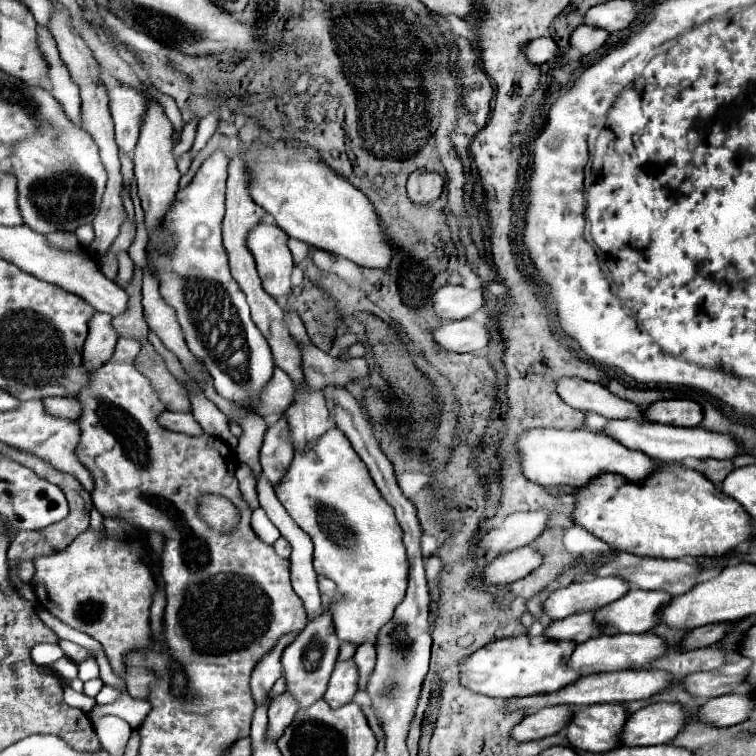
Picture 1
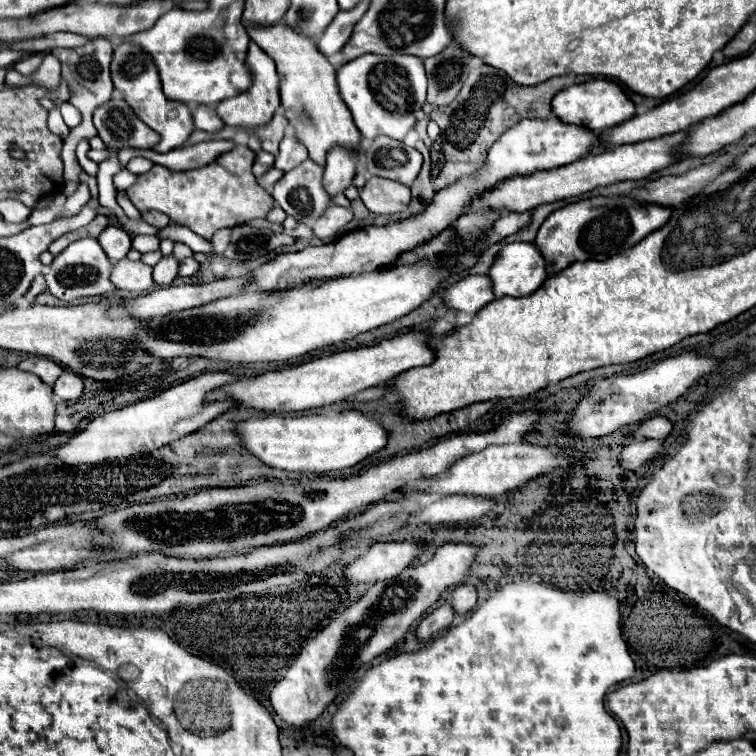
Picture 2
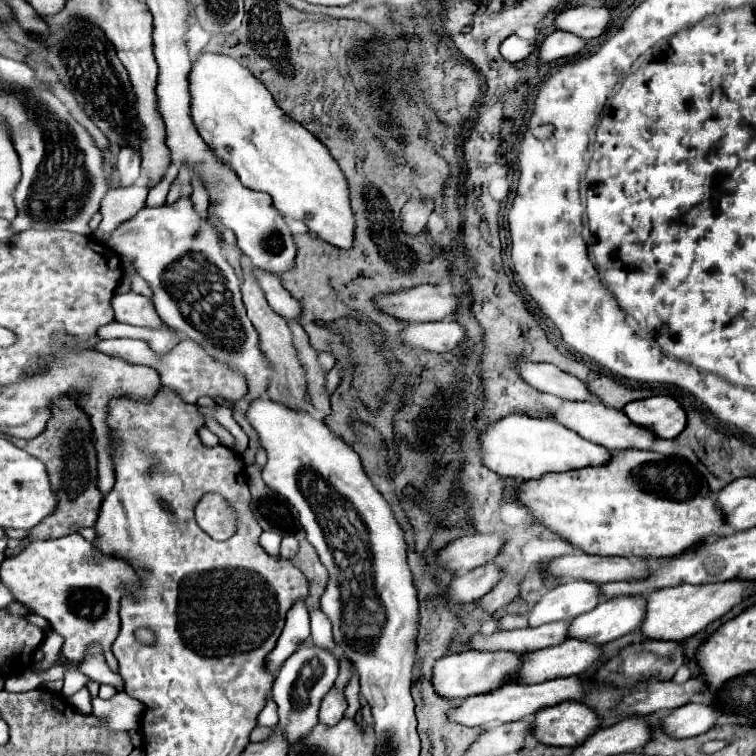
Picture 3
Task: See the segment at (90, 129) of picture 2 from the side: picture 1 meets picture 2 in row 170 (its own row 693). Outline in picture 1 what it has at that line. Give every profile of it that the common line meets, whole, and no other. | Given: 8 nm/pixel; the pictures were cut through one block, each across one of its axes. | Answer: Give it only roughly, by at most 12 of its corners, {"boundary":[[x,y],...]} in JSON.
{"boundary":[[64,688],[64,700],[84,712],[96,706],[96,700]]}

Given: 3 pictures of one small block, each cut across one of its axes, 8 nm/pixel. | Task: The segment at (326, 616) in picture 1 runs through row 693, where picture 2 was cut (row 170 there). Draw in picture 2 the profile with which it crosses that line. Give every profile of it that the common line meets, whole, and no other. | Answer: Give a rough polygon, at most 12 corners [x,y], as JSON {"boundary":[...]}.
{"boundary":[[306,160],[274,184],[288,216],[312,222],[330,204],[324,166]]}

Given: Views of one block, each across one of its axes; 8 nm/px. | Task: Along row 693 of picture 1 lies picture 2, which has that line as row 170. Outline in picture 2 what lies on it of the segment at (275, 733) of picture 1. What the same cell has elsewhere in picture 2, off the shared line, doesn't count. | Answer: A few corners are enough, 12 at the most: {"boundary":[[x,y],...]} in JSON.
{"boundary":[[292,134],[280,142],[274,166],[288,172],[308,158],[306,146]]}

